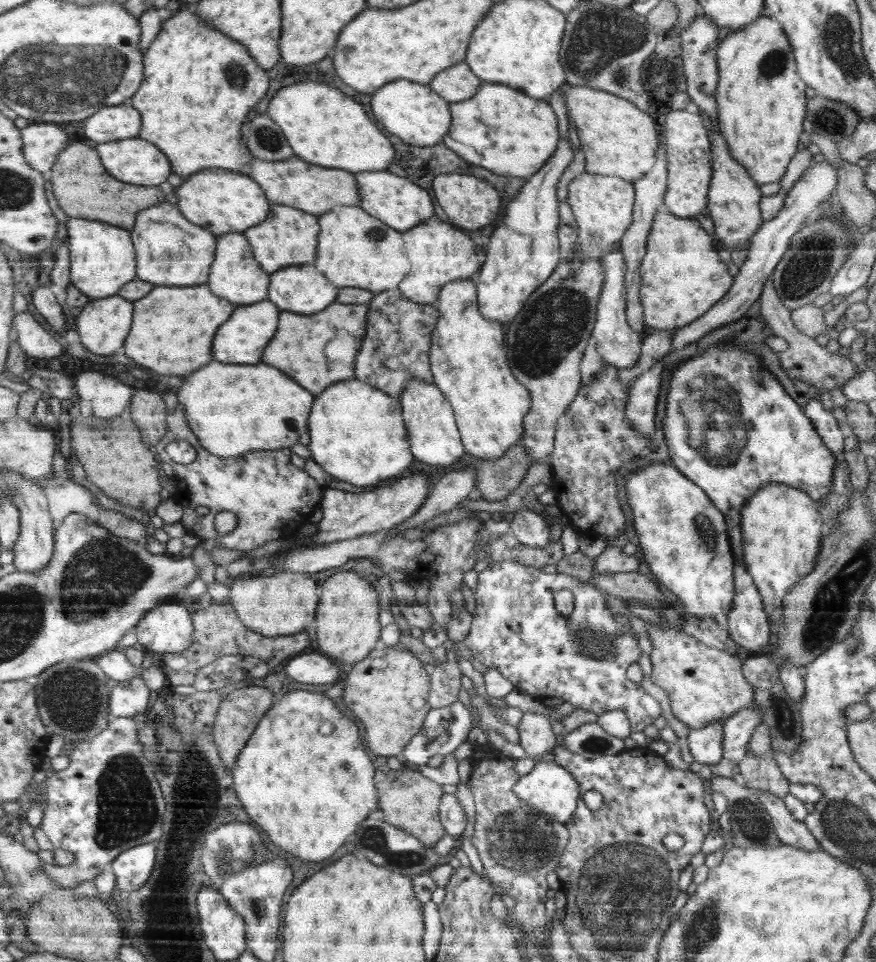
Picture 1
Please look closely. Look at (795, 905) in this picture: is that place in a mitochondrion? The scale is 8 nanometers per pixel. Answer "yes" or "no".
no

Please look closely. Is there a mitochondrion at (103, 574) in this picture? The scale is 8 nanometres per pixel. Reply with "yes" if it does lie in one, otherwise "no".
yes

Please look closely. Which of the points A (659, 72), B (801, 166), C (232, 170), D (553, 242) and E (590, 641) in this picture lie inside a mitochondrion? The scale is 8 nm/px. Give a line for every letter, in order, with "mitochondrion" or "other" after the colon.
A: mitochondrion
B: other
C: other
D: other
E: mitochondrion

